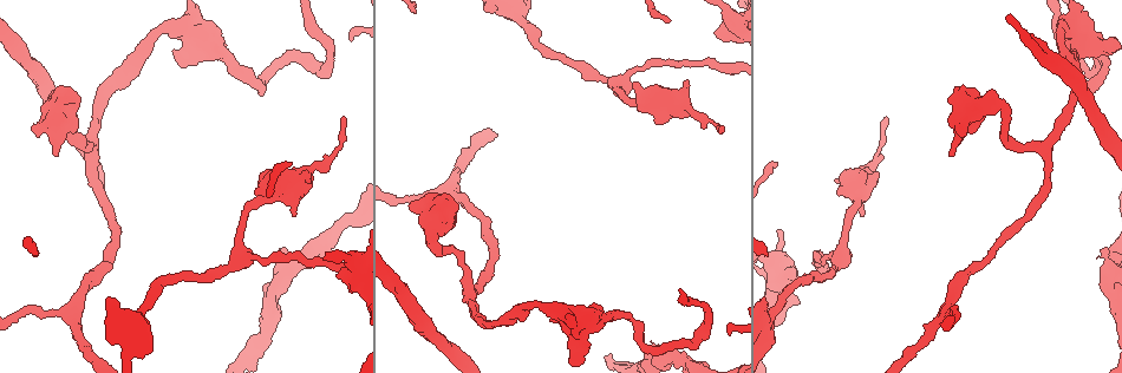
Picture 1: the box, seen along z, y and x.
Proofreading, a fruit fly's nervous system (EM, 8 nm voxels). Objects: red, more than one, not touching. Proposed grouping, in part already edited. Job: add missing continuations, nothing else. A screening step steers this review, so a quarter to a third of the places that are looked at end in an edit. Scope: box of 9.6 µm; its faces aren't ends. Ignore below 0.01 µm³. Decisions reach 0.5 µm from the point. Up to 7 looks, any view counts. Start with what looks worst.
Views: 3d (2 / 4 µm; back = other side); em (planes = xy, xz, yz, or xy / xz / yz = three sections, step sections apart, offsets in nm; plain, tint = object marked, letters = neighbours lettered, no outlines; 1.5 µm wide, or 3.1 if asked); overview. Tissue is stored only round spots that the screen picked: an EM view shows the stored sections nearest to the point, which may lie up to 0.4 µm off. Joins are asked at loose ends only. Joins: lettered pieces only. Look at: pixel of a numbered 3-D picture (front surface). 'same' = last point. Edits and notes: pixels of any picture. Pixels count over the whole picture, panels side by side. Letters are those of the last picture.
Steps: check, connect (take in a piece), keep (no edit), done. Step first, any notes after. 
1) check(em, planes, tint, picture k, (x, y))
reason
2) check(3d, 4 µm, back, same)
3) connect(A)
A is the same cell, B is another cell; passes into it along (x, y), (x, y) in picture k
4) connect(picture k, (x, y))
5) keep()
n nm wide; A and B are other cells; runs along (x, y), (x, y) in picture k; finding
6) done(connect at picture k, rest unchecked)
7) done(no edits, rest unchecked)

check(em, xy, step 8, letters, picture 1, (279, 249))
an open end

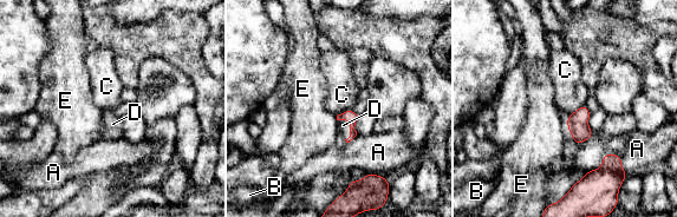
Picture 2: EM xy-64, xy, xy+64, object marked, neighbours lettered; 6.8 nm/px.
connect(picture 2, (343, 125))
A touches over 260 nm; D is the same cell, A, B, C and E are other cells; passes into it along (351, 116), (350, 126), (343, 125) in picture 2; it goes on there

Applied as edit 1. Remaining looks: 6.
check(em, xy, step 8, plain, picture 1, (341, 273))
an open end

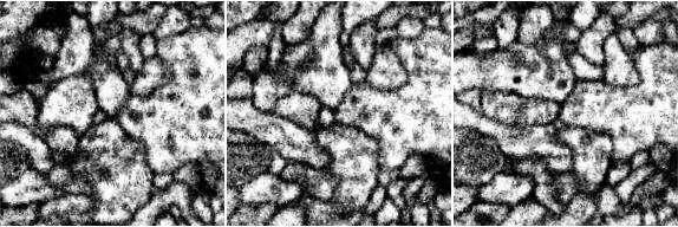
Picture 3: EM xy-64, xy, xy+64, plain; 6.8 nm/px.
check(em, xy, step 8, letters, same)

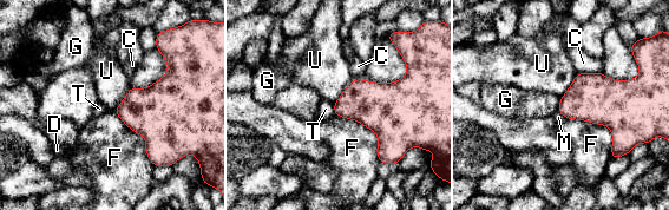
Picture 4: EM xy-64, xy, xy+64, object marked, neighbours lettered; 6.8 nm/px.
keep()
C, D, F, G, M, T and U are other cells; border along (354, 78), (334, 103) in picture 4; no lettered piece goes on from it

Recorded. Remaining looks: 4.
check(3d, 2 µm, picture 1, (414, 206))
thick end

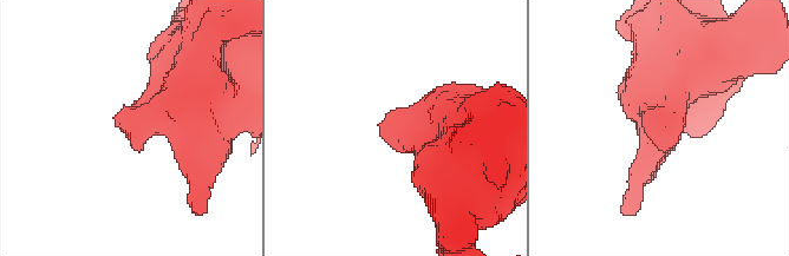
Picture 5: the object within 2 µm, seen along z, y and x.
check(em, planes, letters, picture 5, (133, 147))

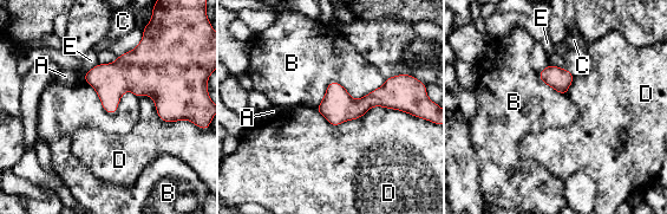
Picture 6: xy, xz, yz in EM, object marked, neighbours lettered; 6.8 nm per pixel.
keep()
A, B, C, D and E are other cells; border along (386, 78), (315, 109) in picture 6; no lettered piece goes on from it

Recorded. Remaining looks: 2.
done(connect at picture 2, rest unchecked)

